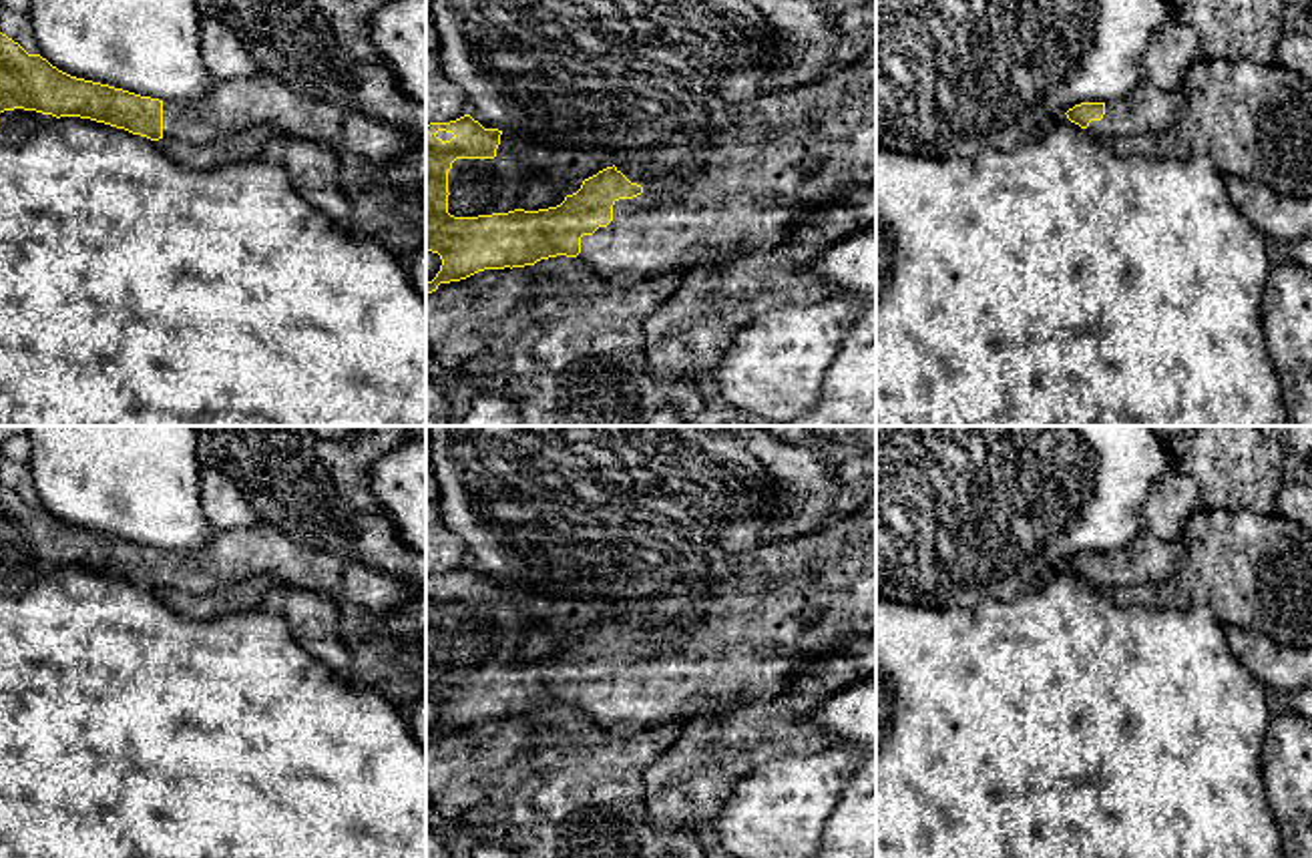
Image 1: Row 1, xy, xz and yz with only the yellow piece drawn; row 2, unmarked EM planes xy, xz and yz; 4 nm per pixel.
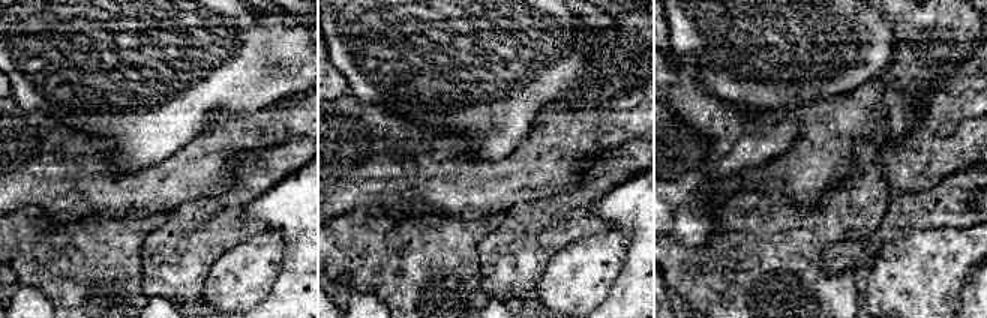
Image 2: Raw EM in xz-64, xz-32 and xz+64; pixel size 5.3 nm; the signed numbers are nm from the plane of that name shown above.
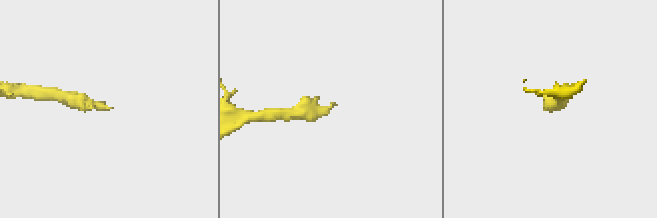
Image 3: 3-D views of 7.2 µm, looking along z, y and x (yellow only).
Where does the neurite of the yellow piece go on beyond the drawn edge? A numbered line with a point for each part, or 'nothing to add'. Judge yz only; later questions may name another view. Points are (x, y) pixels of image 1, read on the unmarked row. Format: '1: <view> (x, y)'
1: yz (1148, 559)

